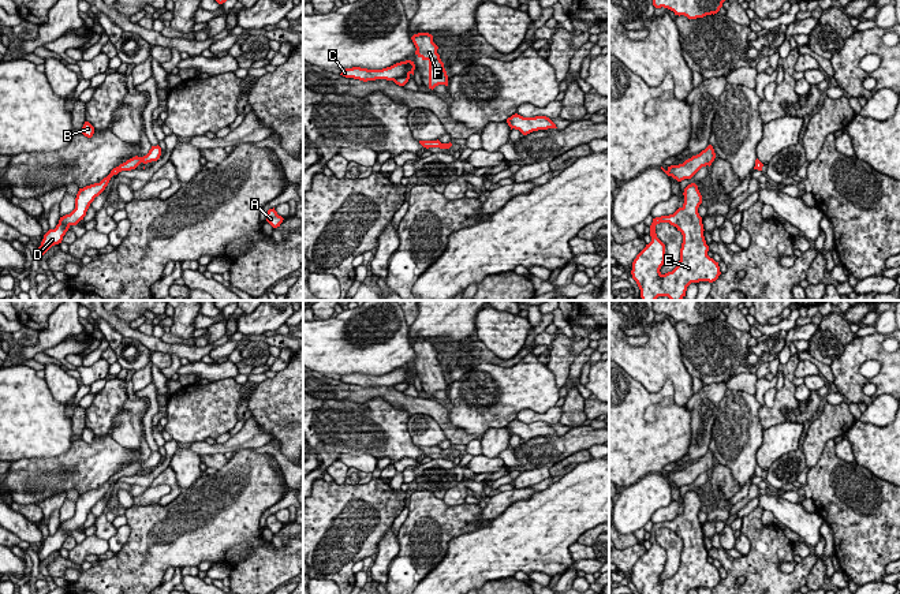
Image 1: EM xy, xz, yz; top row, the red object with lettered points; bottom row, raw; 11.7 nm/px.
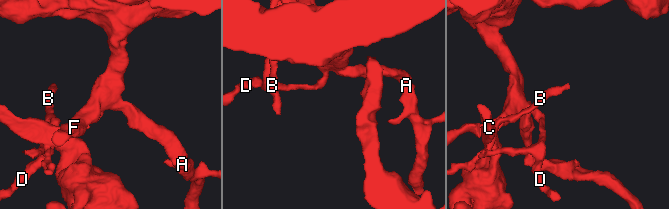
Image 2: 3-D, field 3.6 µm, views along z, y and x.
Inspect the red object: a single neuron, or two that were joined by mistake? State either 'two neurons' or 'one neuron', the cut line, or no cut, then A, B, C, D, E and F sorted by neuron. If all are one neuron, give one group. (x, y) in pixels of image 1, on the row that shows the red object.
one neuron; no cut; A B C D E F

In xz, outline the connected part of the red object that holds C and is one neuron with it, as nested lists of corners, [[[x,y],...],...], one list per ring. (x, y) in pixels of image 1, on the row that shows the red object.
[[[411,60],[396,63],[391,67],[382,68],[382,70],[367,70],[361,67],[352,67],[341,70],[343,76],[346,78],[354,78],[363,82],[367,81],[376,81],[376,79],[386,79],[393,81],[399,86],[404,86],[410,75],[414,75],[415,64]]]

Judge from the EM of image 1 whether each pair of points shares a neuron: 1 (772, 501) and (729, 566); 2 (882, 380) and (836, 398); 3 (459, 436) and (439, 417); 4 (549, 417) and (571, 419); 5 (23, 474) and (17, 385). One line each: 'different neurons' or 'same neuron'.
1: different neurons
2: different neurons
3: same neuron
4: different neurons
5: different neurons

